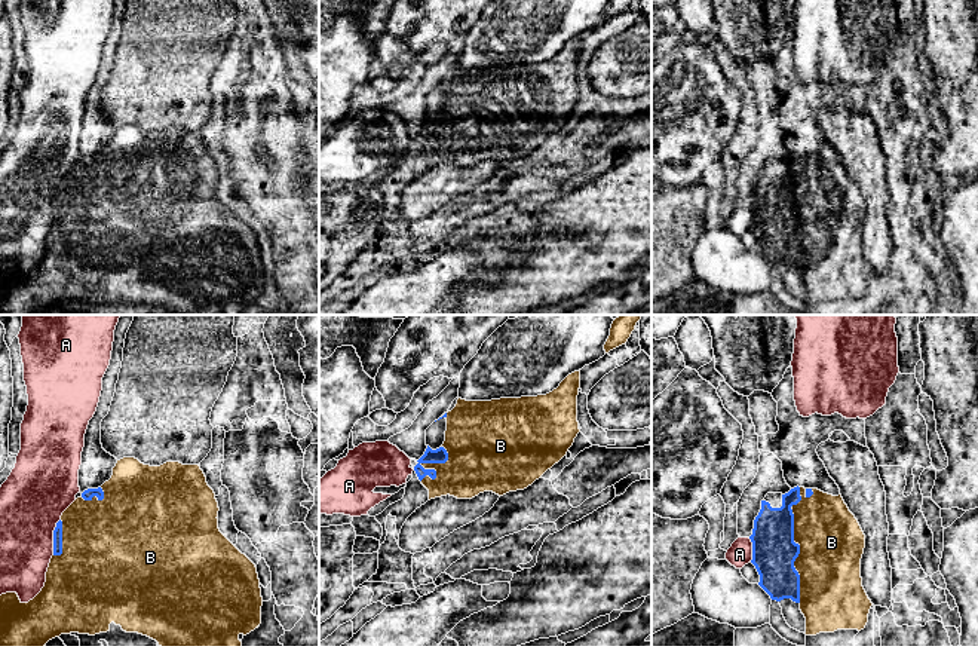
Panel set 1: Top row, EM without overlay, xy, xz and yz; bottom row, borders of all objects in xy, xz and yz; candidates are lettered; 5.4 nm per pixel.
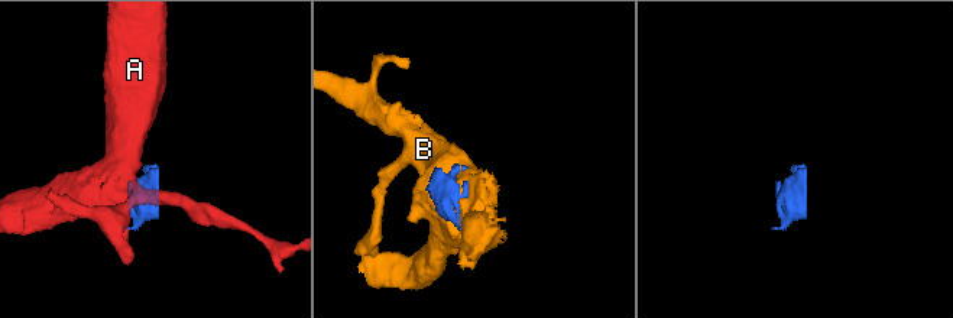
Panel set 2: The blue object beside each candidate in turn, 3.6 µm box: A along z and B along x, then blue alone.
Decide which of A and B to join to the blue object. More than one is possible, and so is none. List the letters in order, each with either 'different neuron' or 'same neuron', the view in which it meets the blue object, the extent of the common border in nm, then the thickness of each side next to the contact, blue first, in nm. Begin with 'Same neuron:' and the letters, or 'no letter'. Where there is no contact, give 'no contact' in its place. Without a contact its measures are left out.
Same neuron: B
A: different neuron; contact in xy; length 200 nm; calibres 50 and 360 nm
B: same neuron; contact in yz; length 500 nm; calibres 240 and 360 nm

